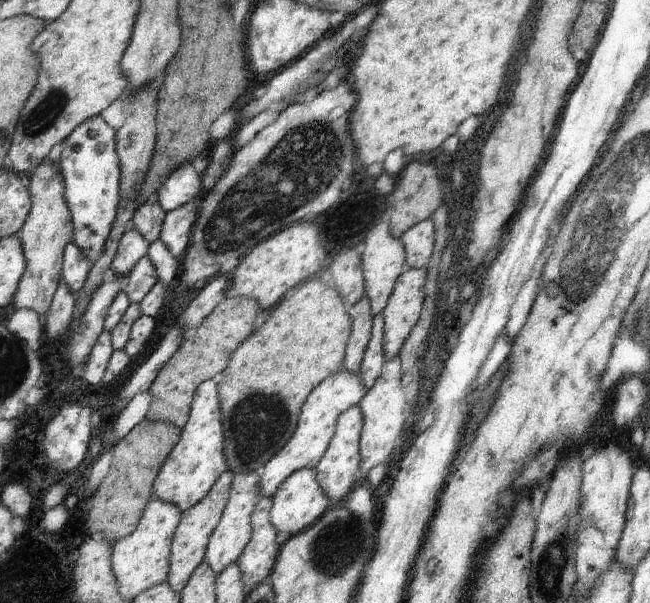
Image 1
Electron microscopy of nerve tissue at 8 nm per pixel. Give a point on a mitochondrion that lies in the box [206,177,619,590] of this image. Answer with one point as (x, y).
(258, 424)

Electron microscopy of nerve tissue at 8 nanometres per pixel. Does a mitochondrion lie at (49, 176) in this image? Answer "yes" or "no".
no

